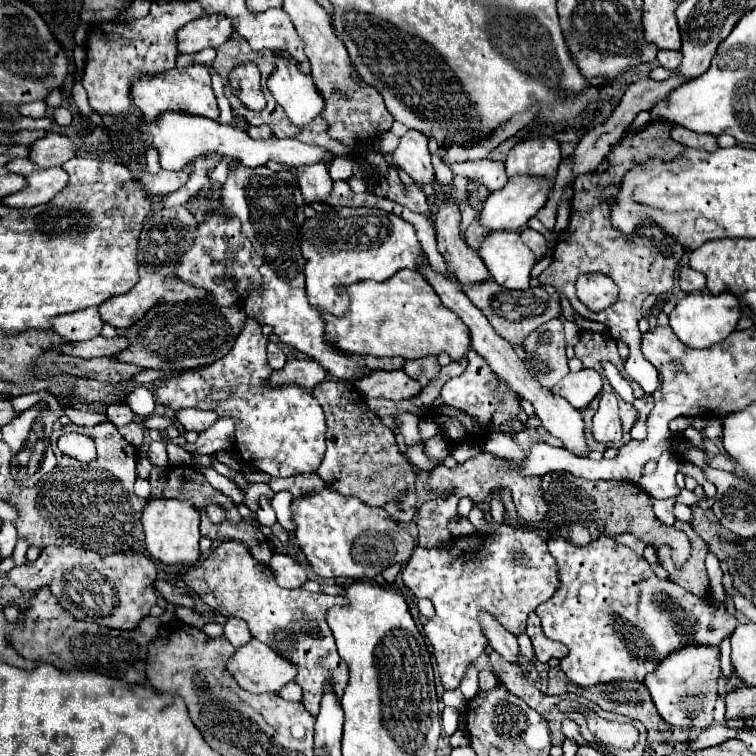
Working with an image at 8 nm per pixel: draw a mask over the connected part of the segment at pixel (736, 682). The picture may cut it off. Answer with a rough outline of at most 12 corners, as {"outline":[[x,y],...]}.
{"outline":[[737,675],[731,679],[721,677],[719,695],[725,697],[741,687]]}

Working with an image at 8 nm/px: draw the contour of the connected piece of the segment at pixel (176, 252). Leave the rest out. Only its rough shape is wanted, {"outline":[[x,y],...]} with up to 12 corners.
{"outline":[[185,207],[145,219],[139,283],[99,307],[103,323],[127,329],[151,307],[205,297],[177,281],[193,241]]}

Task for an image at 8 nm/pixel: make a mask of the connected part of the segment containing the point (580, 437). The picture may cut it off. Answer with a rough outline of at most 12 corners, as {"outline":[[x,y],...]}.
{"outline":[[443,273],[425,279],[471,331],[471,347],[571,453],[587,457],[583,419],[531,377],[515,349]]}

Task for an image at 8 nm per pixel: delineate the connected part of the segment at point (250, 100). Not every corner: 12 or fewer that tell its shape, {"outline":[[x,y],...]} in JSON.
{"outline":[[253,63],[229,73],[233,95],[253,111],[266,100],[261,75]]}

